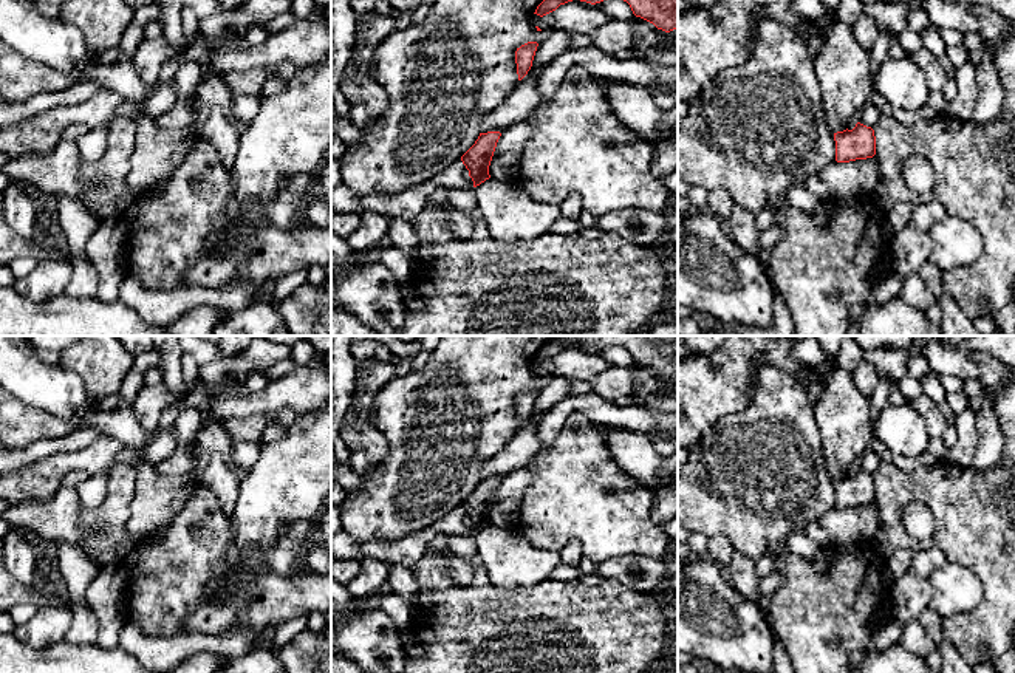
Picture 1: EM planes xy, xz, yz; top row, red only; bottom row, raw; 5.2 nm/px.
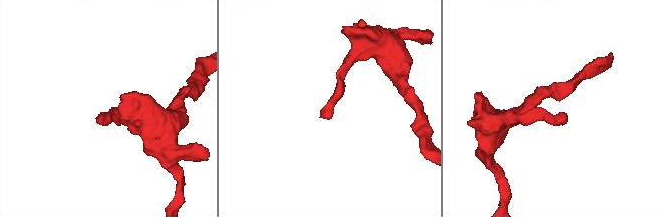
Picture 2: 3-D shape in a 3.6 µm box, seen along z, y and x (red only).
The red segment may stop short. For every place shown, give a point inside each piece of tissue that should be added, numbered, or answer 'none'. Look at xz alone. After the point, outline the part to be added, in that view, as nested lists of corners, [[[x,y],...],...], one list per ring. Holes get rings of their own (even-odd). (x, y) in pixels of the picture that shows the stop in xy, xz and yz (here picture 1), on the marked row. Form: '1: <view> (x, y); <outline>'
none

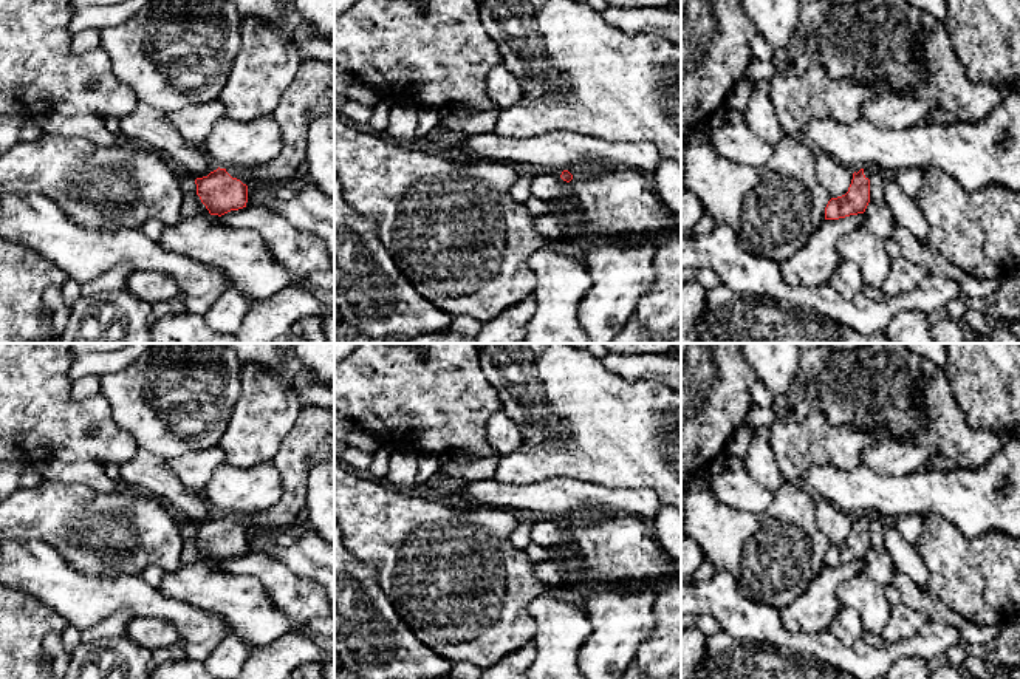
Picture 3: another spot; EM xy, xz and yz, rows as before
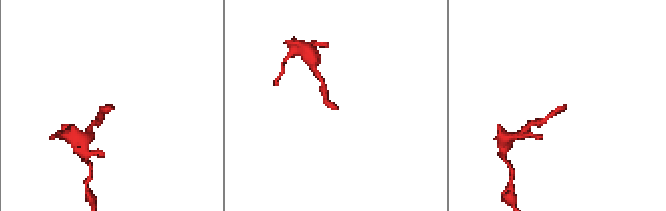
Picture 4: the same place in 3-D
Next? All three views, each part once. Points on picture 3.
1: xy (310, 96); [[[305,59],[282,94],[272,116],[283,138],[280,155],[255,169],[226,169],[243,184],[265,181],[291,183],[306,172],[306,135],[313,121],[334,118],[334,60]]]

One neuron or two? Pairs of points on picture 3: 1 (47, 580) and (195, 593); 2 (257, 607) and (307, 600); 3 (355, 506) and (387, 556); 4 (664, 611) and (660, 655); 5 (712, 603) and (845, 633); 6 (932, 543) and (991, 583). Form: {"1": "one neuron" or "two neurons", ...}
{"1": "two neurons", "2": "two neurons", "3": "one neuron", "4": "one neuron", "5": "two neurons", "6": "one neuron"}

